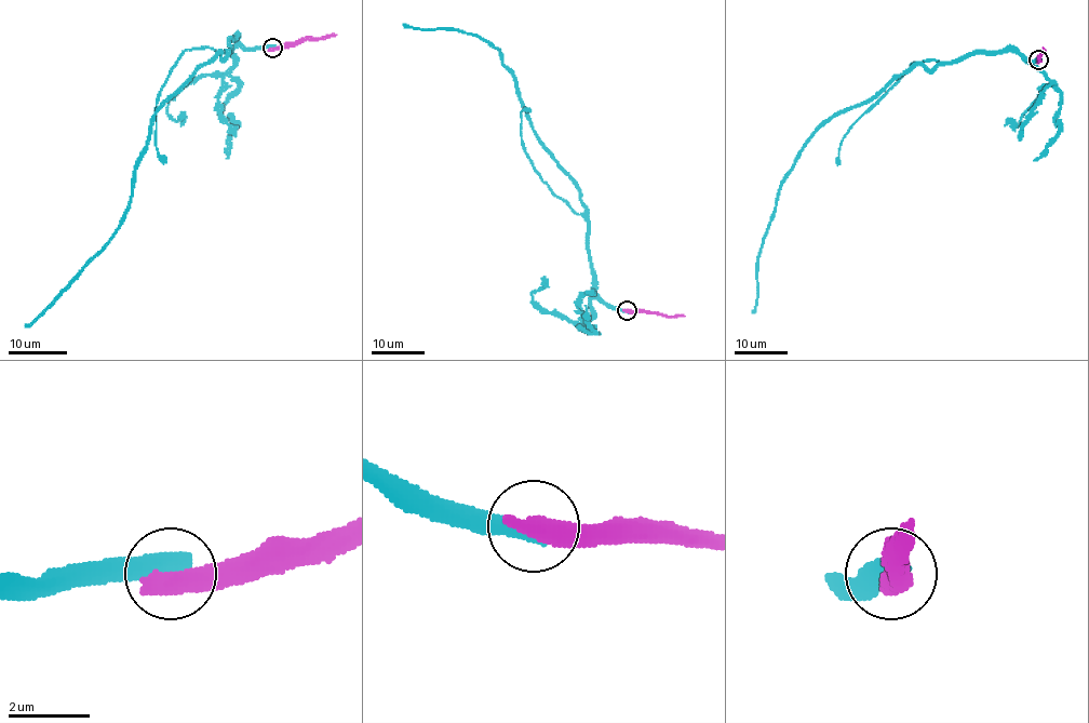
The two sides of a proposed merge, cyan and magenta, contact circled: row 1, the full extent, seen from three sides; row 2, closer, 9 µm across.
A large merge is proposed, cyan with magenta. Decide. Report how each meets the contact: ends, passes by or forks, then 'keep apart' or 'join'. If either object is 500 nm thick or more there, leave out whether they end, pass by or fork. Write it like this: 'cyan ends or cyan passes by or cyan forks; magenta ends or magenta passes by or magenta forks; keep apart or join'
keep apart

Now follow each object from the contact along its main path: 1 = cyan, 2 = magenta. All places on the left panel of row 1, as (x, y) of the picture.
1: (271, 48), (230, 40), (223, 57), (220, 52), (205, 63), (159, 109), (120, 228), (25, 326)
2: (272, 48), (294, 47), (307, 39), (336, 35)

